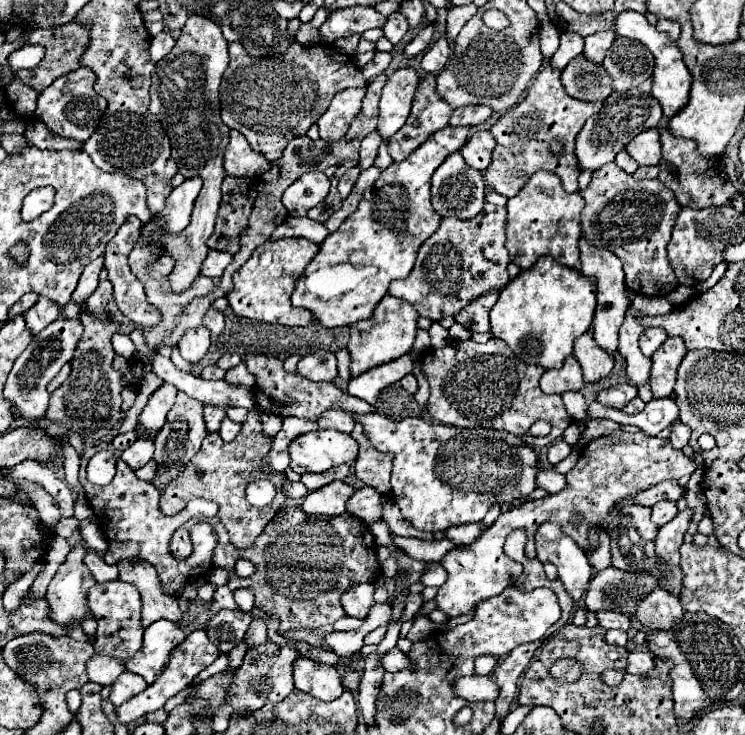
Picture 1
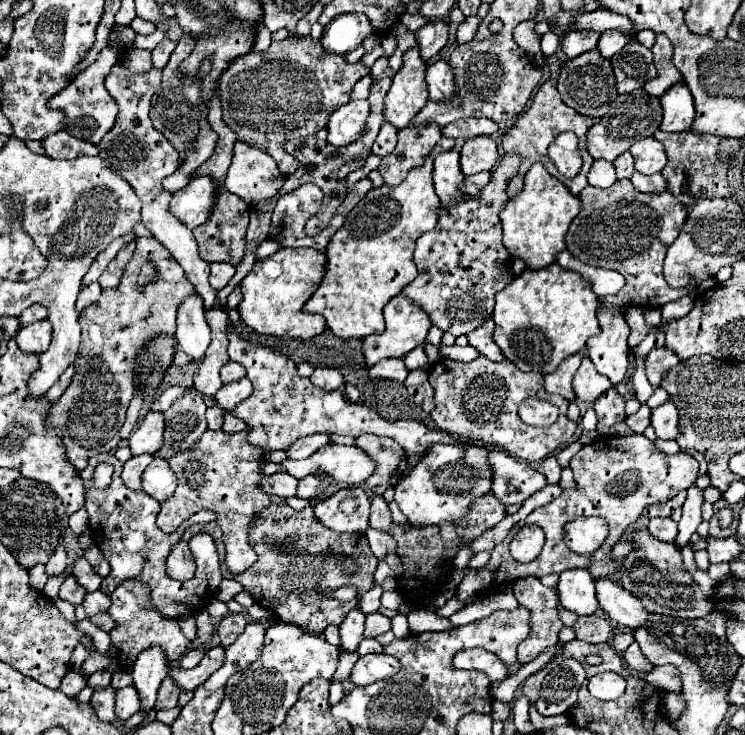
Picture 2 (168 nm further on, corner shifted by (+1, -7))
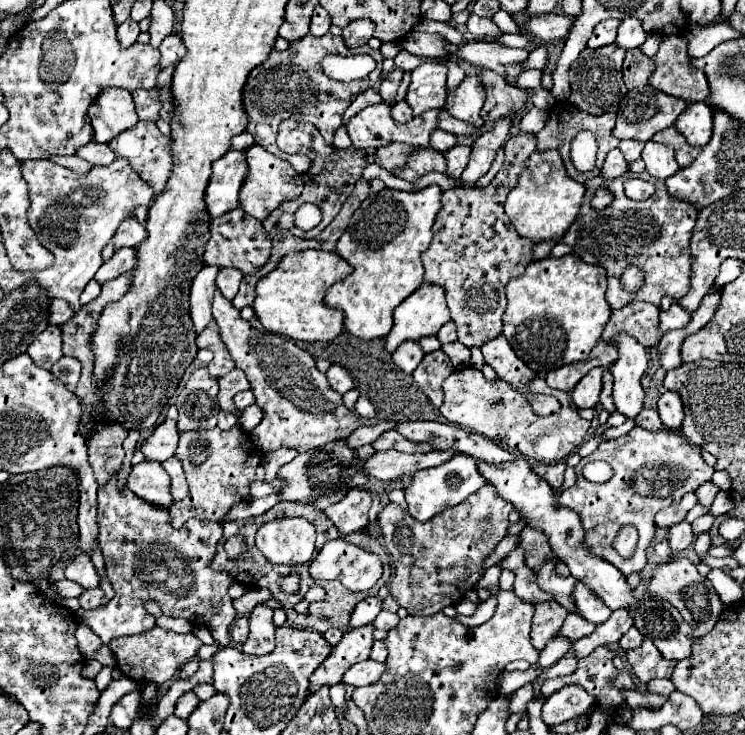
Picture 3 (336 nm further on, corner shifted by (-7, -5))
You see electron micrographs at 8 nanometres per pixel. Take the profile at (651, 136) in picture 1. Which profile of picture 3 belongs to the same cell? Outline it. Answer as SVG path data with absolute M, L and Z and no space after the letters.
M655 140L645 142L643 148L643 162L647 166L647 172L659 180L665 180L667 176L675 174L679 170L679 164L675 162L675 154L669 146L659 144Z

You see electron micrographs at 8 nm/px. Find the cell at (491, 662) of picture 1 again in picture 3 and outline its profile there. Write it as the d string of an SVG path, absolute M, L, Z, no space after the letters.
M531 666L531 668L525 670L525 672L503 672L503 674L499 676L499 692L501 692L501 694L515 692L515 690L519 690L521 686L533 682L533 678L539 676L539 674L541 674L541 668L535 668L535 666Z

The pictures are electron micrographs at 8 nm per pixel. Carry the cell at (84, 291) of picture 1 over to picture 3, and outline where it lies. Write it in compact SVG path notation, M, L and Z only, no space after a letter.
M137 218L125 220L125 222L117 228L115 238L105 246L105 250L103 250L103 262L107 262L107 260L115 254L115 250L119 250L119 248L123 248L123 246L137 246L137 244L141 244L145 238L147 238L147 230L145 230L145 226L141 226L141 224L137 222Z

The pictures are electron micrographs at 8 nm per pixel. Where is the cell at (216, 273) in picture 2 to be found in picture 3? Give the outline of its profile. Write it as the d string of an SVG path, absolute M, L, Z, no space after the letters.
M221 268L219 276L217 276L217 288L221 290L221 294L225 298L233 300L239 290L241 278L243 278L243 272L239 272L237 268Z

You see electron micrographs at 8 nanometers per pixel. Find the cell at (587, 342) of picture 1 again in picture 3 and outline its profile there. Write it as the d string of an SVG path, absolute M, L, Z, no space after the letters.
M593 368L573 388L571 400L577 408L595 408L595 404L599 402L599 394L601 394L601 376L603 376L603 370Z

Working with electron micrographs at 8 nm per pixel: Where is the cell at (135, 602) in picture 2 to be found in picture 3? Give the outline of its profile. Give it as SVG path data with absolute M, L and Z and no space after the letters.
M155 626L155 630L137 634L137 636L125 636L115 638L109 642L109 648L113 650L117 658L117 668L133 680L139 682L157 682L163 684L177 676L179 668L187 664L191 658L197 656L197 650L203 646L203 642L195 634L175 634L171 630Z

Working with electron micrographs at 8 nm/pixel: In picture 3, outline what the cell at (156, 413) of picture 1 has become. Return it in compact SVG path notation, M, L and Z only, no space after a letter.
M165 420L161 422L153 434L141 444L141 452L145 454L147 460L157 460L163 462L167 458L173 456L175 448L177 448L177 440L179 440L179 432L173 420Z

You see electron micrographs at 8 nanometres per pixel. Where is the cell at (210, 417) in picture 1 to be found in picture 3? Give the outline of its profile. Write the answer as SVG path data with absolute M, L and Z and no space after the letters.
M219 410L217 418L219 418L219 424L217 424L217 426L219 426L221 430L229 430L229 428L233 428L233 426L237 424L235 414L233 414L233 412L227 412L227 410Z

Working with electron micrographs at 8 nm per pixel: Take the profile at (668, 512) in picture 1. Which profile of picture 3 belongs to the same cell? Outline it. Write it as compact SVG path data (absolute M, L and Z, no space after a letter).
M685 520L679 522L679 524L673 524L673 526L667 530L667 542L671 544L671 550L673 550L673 552L685 550L685 548L693 542L691 524L685 522Z

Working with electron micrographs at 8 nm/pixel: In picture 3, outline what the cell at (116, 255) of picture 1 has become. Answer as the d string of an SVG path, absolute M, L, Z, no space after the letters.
M119 248L119 250L115 252L115 256L97 270L95 280L103 284L103 282L113 280L113 278L117 278L119 274L123 274L123 272L135 268L135 266L137 266L135 248Z

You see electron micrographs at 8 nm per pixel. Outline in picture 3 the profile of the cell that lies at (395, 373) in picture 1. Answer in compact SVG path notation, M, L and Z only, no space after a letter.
M405 342L391 354L391 360L407 374L413 374L413 370L419 366L421 358L423 358L423 350L417 342Z

